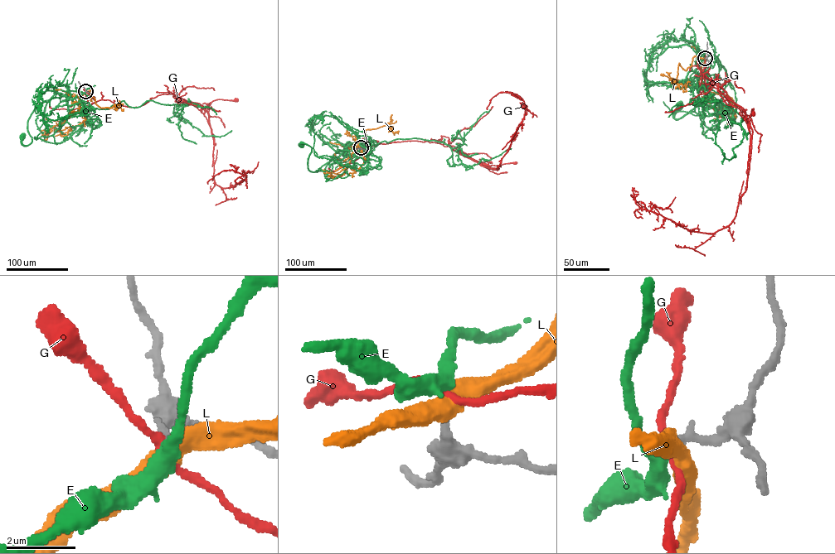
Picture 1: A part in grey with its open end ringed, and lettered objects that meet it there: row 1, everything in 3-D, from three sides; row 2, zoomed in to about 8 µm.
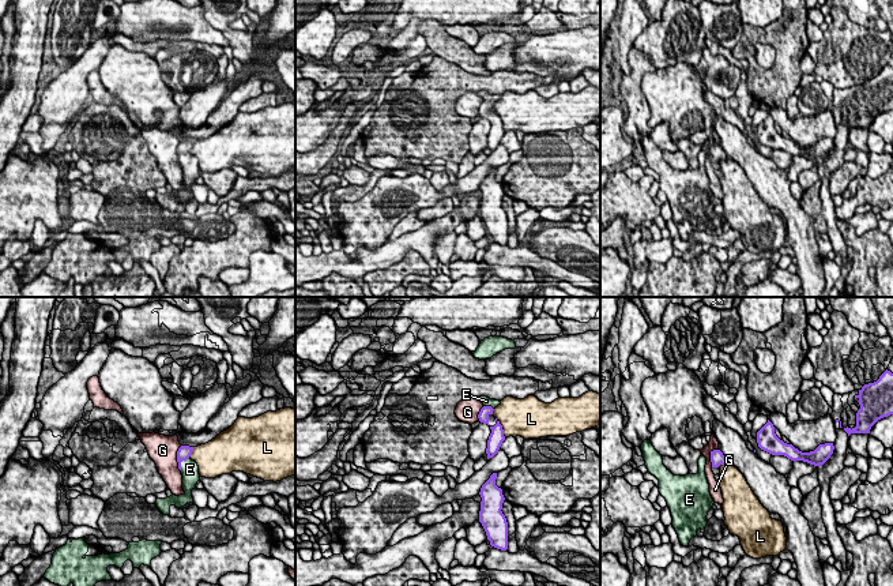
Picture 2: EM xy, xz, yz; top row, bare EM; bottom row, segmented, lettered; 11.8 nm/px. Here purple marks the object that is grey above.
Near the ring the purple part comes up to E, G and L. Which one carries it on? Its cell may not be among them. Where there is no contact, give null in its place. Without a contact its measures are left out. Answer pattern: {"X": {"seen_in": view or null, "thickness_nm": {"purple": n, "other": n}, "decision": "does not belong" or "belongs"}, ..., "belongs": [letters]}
{"E": {"seen_in": "xy", "thickness_nm": {"purple": 160, "other": 220}, "decision": "belongs"}, "G": {"seen_in": "xy", "thickness_nm": {"purple": 160, "other": 340}, "decision": "does not belong"}, "L": {"seen_in": "xz", "thickness_nm": {"purple": 170, "other": 440}, "decision": "does not belong"}, "belongs": ["E"]}

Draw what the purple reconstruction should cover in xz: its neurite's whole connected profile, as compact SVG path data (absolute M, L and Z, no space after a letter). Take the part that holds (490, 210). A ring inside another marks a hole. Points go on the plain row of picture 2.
M497 168L481 183L481 206L479 217L482 218L490 240L506 245L508 244L508 217L502 209L502 198L505 195L502 184L496 180Z

